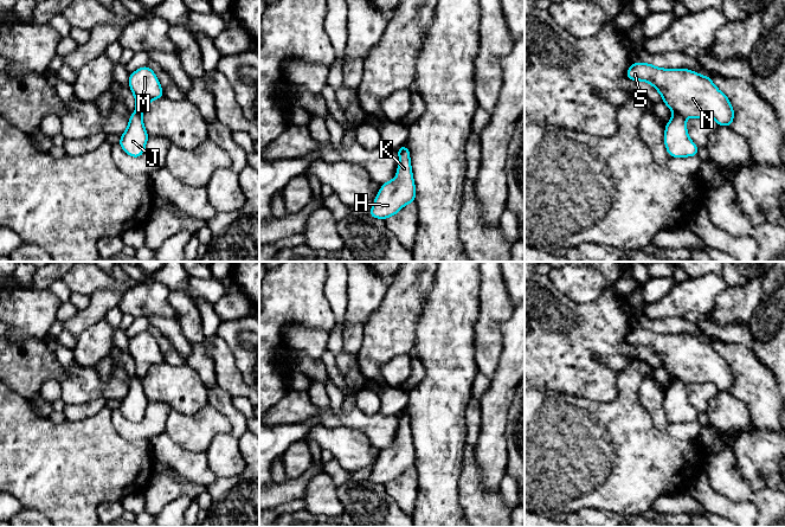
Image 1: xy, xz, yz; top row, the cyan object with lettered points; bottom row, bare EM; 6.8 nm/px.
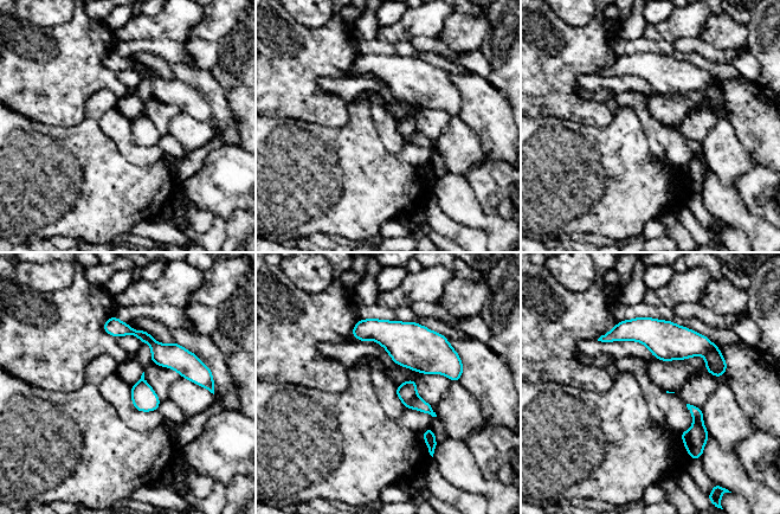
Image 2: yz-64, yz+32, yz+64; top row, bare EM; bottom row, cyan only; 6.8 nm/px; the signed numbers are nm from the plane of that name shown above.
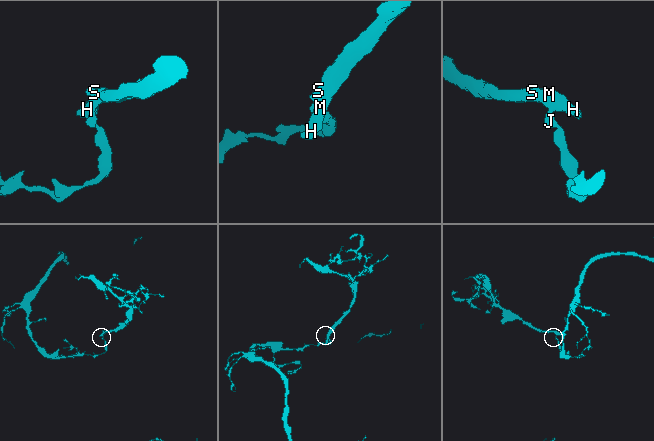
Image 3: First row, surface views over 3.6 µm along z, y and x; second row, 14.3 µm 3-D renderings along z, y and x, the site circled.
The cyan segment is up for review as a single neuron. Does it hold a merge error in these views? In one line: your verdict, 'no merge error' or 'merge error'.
merge error

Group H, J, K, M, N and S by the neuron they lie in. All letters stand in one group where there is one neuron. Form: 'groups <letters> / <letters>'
groups H K M N S / J

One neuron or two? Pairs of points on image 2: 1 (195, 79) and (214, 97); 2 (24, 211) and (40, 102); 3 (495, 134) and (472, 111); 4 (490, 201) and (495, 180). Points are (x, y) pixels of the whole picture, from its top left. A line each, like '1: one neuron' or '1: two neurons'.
1: one neuron
2: two neurons
3: one neuron
4: one neuron

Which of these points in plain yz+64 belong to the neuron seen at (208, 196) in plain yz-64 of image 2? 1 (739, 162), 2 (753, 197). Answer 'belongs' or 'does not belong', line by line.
1: does not belong
2: belongs

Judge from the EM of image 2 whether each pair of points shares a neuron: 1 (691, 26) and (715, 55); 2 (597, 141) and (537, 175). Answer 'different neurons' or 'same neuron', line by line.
1: different neurons
2: same neuron

